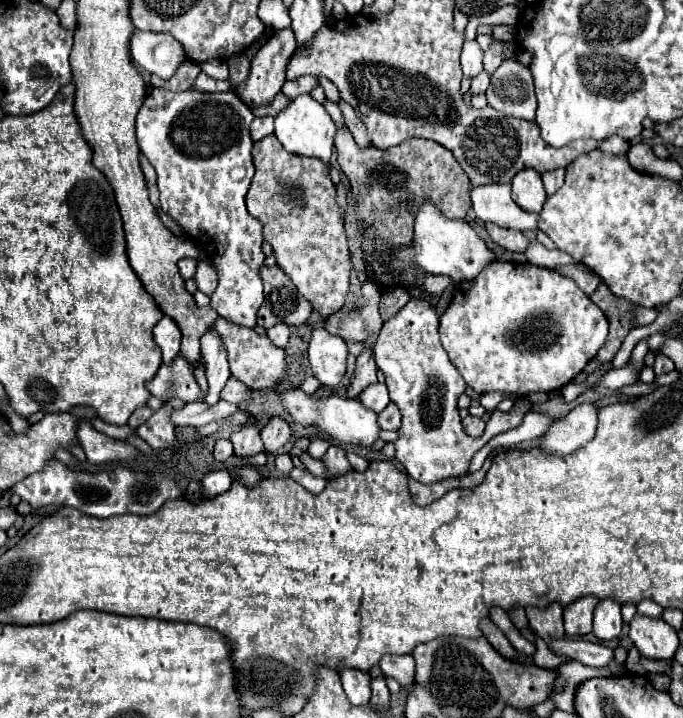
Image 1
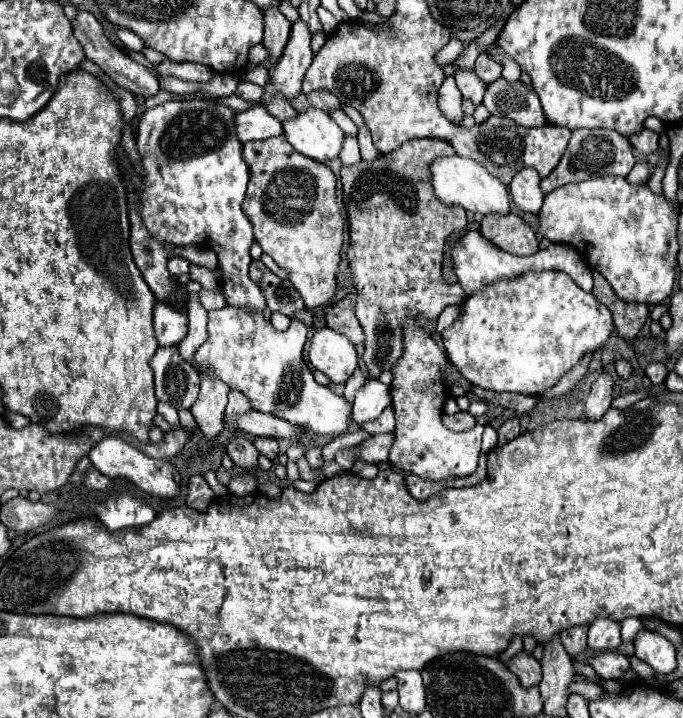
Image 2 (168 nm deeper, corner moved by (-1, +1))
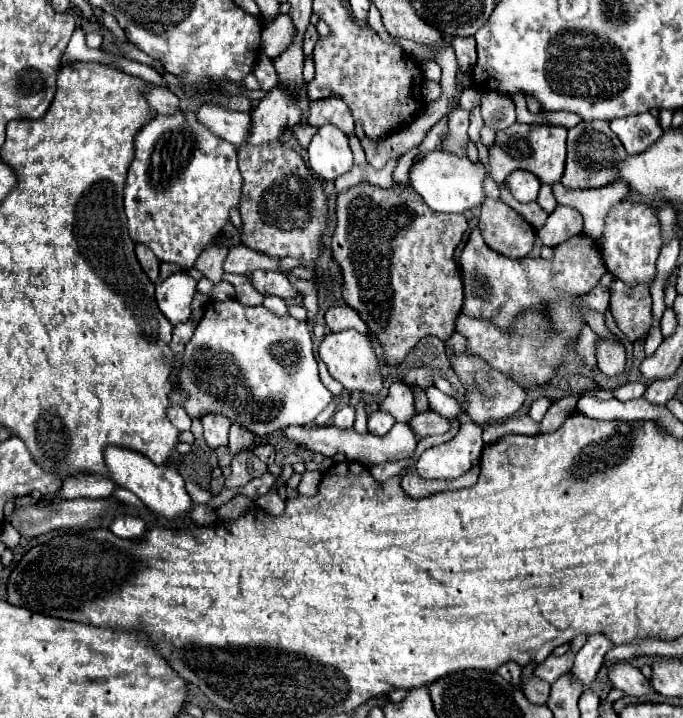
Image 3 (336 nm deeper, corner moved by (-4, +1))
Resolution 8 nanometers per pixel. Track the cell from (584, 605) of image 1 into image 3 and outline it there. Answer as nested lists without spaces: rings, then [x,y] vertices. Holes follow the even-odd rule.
[[[586,635],[574,637],[574,639],[570,641],[570,649],[568,649],[566,655],[562,655],[562,657],[548,657],[544,663],[540,663],[540,665],[536,667],[534,673],[536,673],[540,679],[544,679],[544,681],[554,683],[562,673],[566,673],[566,671],[572,669],[572,661],[574,661],[576,653],[580,651],[580,647],[584,645],[584,641],[586,641]]]

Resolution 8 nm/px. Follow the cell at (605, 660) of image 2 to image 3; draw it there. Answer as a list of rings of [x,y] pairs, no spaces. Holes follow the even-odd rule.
[[[624,661],[612,663],[608,667],[608,679],[616,689],[626,691],[626,695],[630,697],[644,697],[654,693],[654,689],[650,687],[650,681],[640,673],[640,669]]]

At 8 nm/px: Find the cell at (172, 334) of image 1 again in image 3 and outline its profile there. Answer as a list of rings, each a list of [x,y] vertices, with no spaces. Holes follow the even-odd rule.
[[[184,271],[174,273],[168,279],[156,283],[158,309],[172,325],[180,325],[192,317],[190,303],[194,293],[196,293],[196,281]]]

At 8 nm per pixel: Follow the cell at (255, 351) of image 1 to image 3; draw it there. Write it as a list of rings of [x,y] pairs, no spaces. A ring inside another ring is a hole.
[[[236,299],[210,301],[206,305],[206,313],[186,345],[176,385],[188,393],[184,409],[190,417],[222,413],[260,437],[276,433],[288,425],[308,425],[334,401],[332,393],[318,377],[318,363],[312,353],[308,323],[290,315],[278,317],[266,307],[242,305]]]

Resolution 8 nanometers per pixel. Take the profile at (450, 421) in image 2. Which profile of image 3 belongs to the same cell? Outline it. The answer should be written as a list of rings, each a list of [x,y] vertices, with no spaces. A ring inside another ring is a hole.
[[[426,411],[426,413],[416,413],[410,421],[408,421],[410,429],[420,435],[420,437],[426,437],[426,435],[444,435],[450,431],[450,419],[434,413],[434,411]]]

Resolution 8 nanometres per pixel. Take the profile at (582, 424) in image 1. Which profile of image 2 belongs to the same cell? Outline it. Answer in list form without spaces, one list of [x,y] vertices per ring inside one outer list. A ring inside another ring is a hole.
[[[603,373],[591,385],[591,393],[587,395],[585,403],[587,419],[601,419],[605,411],[611,407],[611,401],[613,401],[613,379],[607,373]]]

